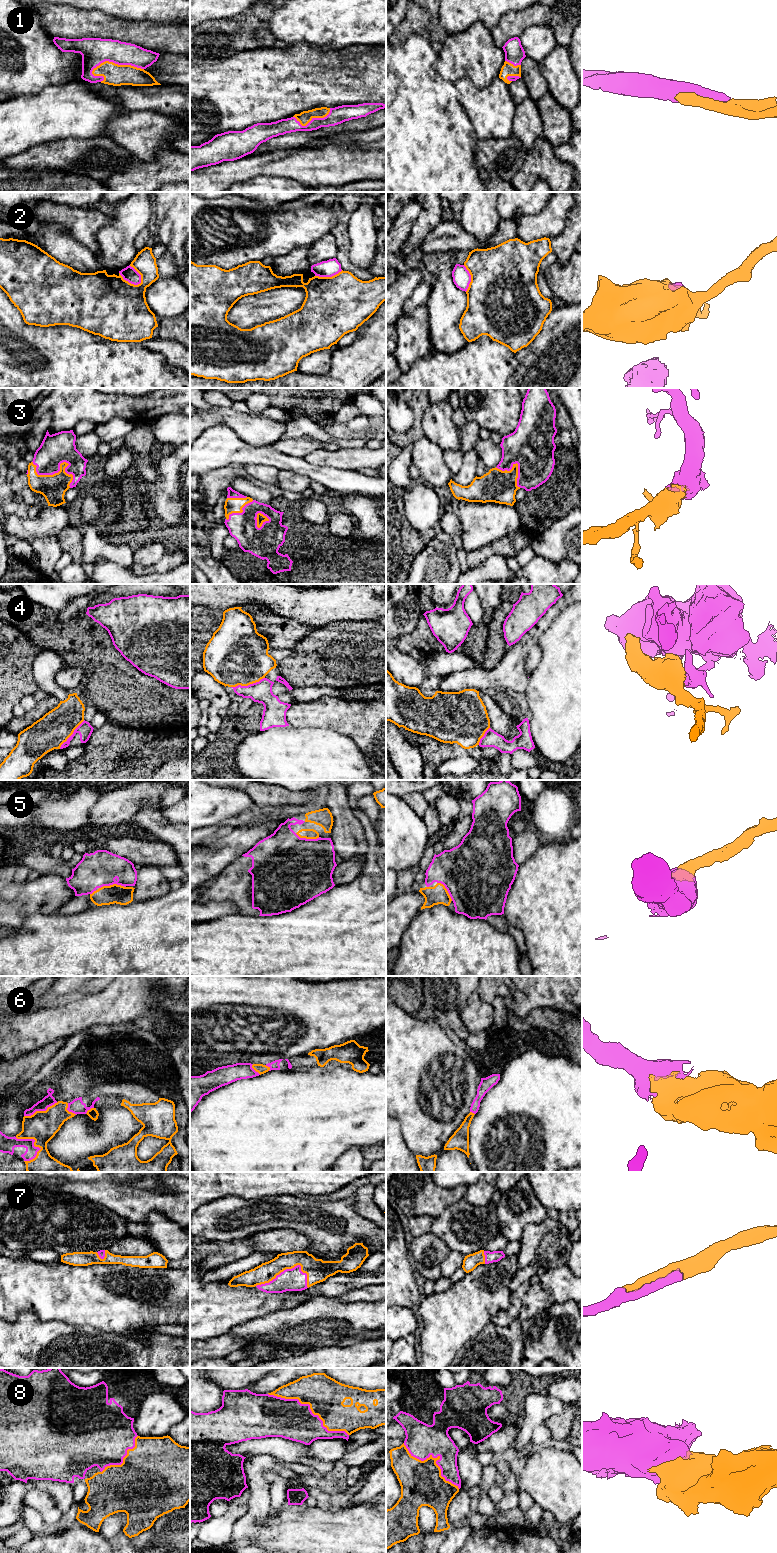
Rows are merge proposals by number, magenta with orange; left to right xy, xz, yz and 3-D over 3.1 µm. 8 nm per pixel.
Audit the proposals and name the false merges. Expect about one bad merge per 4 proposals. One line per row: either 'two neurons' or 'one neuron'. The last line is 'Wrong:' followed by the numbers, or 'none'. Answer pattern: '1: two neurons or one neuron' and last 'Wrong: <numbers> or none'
1: one neuron
2: two neurons
3: one neuron
4: two neurons
5: one neuron
6: one neuron
7: one neuron
8: one neuron
Wrong: 2, 4

